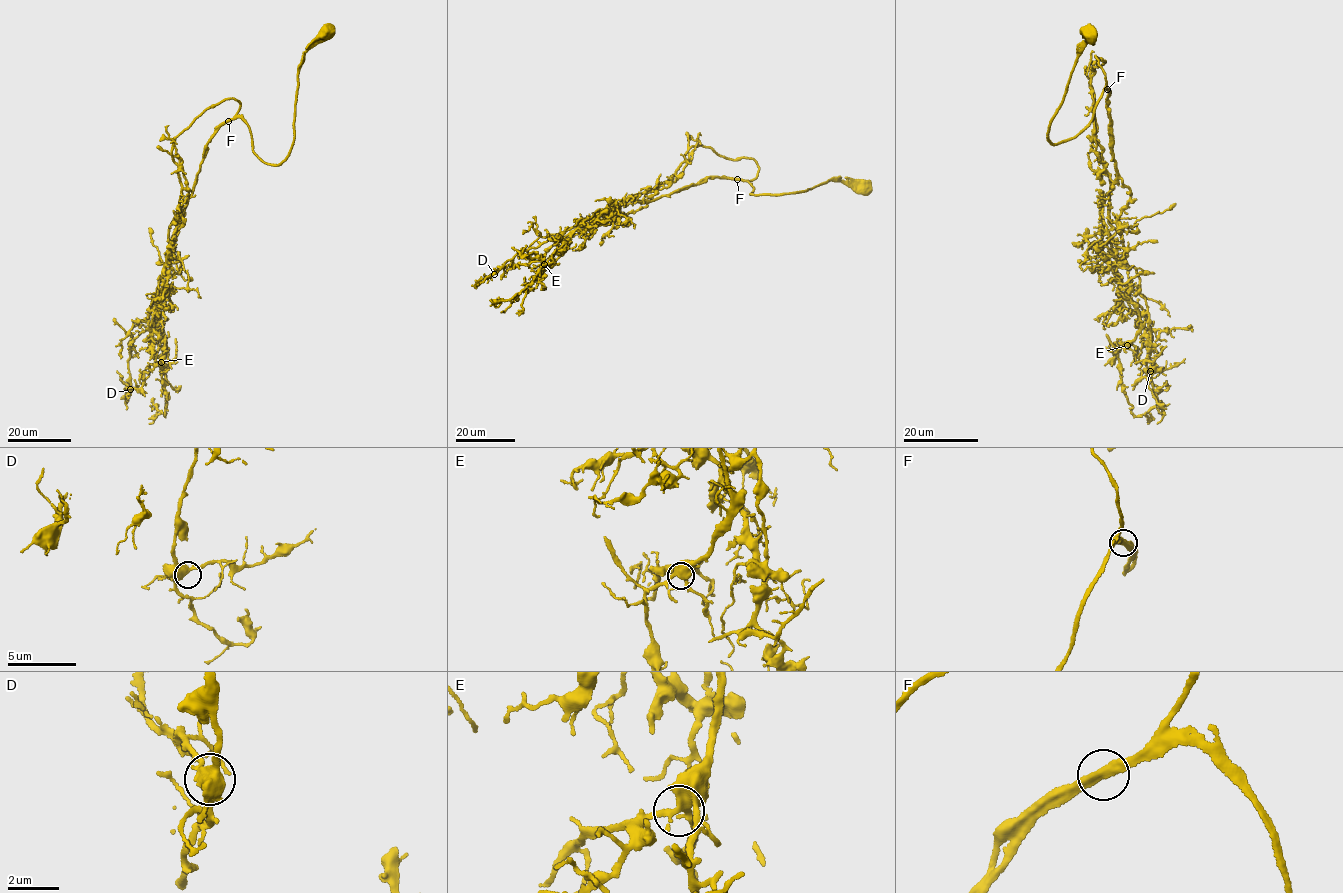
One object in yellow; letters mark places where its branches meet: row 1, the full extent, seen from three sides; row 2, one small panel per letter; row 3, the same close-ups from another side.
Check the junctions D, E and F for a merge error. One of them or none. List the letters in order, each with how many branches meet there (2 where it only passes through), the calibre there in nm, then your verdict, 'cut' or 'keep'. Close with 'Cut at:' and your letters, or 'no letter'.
D: 3 branches meet; 360 nm thick; keep
E: 3 branches meet; 320 nm thick; keep
F: 2 branches meet; 360 nm thick; keep
Cut at: no letter

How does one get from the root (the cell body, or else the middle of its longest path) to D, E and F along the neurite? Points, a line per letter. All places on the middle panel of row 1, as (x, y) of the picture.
D: (864, 187), (830, 180), (750, 194), (749, 182), (711, 176), (652, 201), (624, 199), (494, 274)
E: (864, 187), (830, 180), (750, 194), (749, 182), (711, 176), (589, 218), (544, 264)
F: (864, 187), (830, 180), (806, 191), (750, 194), (754, 188), (749, 182), (737, 179)

